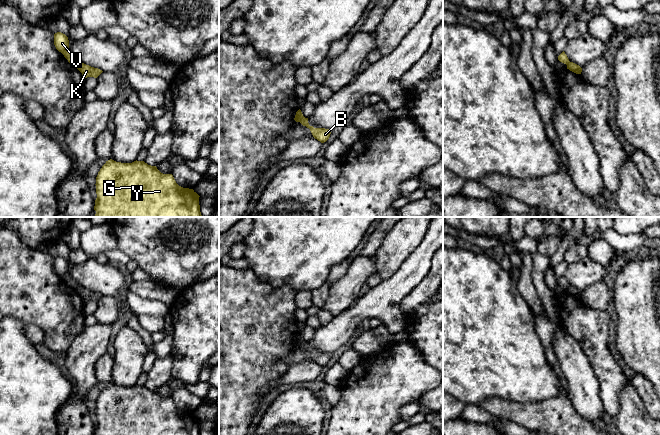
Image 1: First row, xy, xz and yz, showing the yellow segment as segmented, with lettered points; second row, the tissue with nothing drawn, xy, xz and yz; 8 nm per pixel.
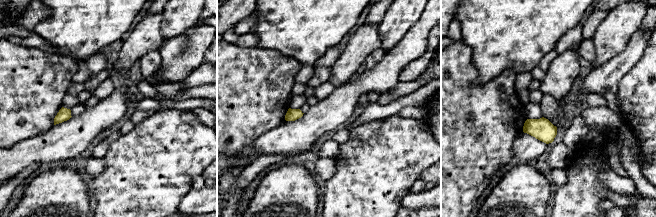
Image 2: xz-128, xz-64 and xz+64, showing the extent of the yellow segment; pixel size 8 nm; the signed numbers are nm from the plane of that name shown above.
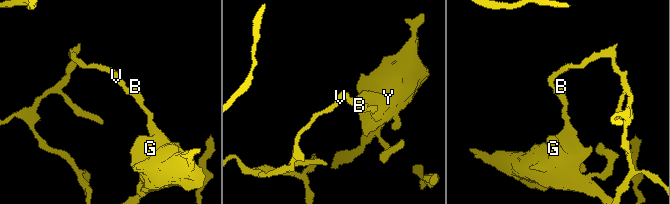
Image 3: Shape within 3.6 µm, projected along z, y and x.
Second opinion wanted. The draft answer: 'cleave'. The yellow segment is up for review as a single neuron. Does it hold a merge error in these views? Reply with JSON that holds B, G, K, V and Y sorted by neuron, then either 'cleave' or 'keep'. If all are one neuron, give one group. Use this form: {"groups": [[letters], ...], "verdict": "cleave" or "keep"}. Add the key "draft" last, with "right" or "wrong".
{"groups": [["B", "G", "K", "Y"], ["V"]], "verdict": "cleave", "draft": "right"}

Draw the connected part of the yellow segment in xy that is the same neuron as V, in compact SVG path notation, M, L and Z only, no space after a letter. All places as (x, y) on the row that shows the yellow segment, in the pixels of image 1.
M57 32L54 34L54 45L56 49L61 52L64 57L68 60L70 64L76 65L79 61L75 58L69 50L69 40L68 37L61 33Z

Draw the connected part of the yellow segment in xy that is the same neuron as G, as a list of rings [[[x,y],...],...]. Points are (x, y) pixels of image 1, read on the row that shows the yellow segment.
[[[106,161],[96,177],[95,217],[202,217],[199,195],[189,188],[179,186],[172,174],[161,173],[156,166],[144,161],[132,163]]]

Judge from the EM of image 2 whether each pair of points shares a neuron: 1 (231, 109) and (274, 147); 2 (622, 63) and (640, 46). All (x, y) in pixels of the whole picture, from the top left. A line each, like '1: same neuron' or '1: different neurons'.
1: different neurons
2: same neuron

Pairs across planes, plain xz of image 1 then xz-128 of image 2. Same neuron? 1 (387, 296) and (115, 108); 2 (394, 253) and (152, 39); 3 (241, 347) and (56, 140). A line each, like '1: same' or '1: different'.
1: same
2: different
3: different

